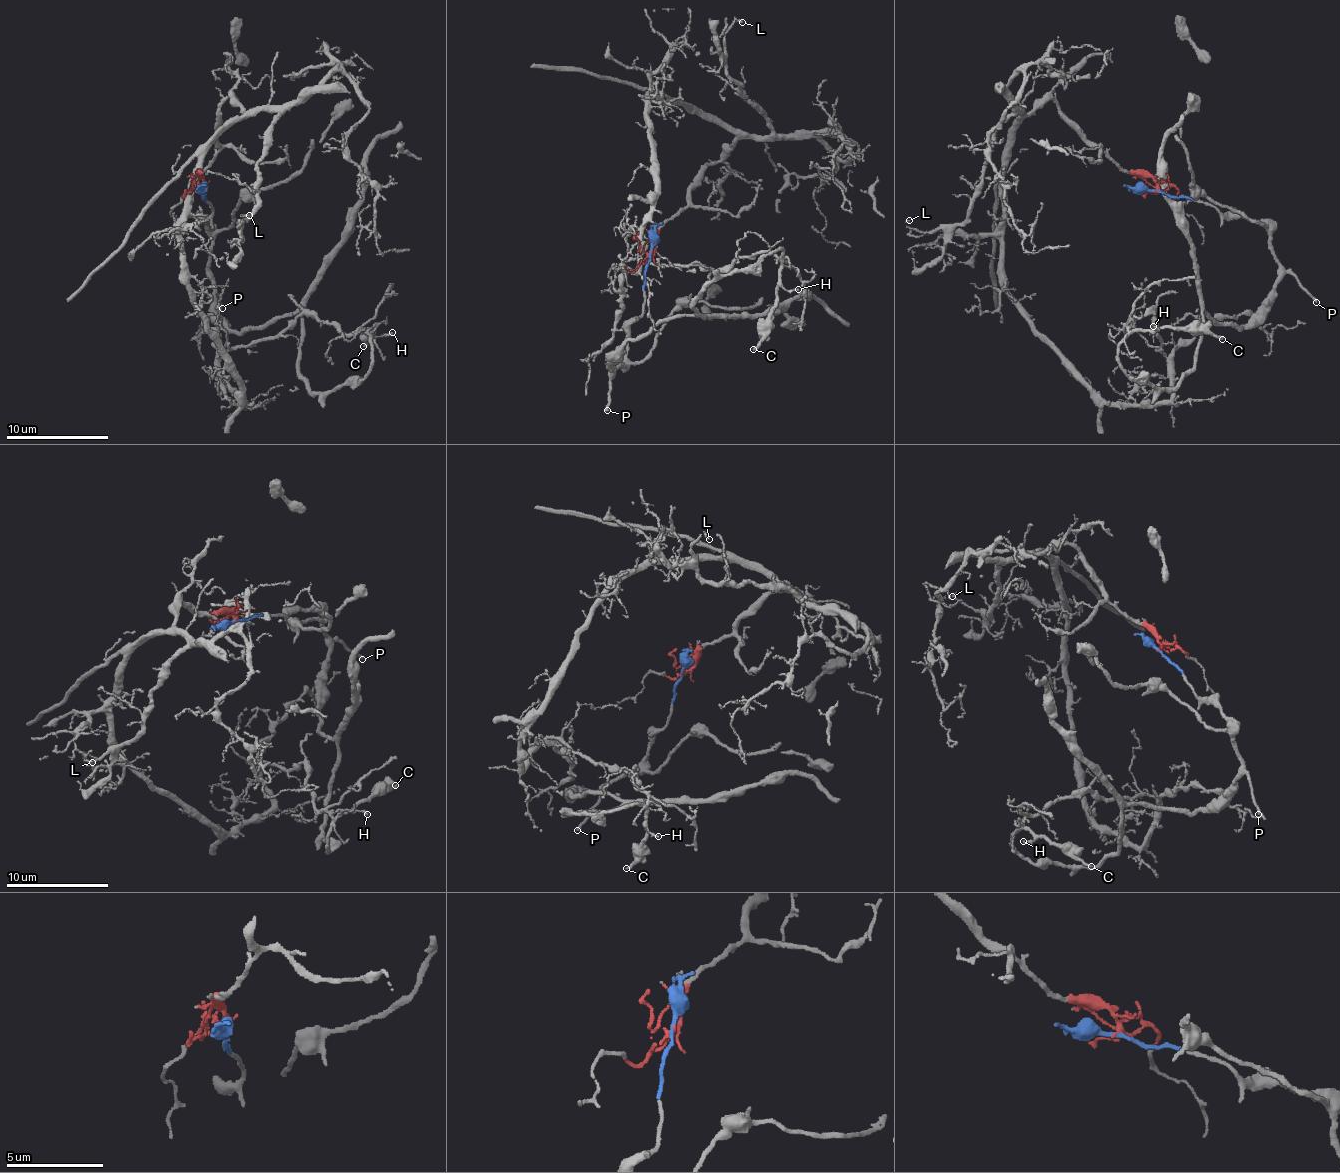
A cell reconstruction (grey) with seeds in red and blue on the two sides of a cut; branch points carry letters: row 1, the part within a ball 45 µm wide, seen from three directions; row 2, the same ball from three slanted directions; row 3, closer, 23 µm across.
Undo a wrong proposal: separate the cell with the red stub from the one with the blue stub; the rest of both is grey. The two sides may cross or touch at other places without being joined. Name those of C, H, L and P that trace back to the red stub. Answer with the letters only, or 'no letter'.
L

